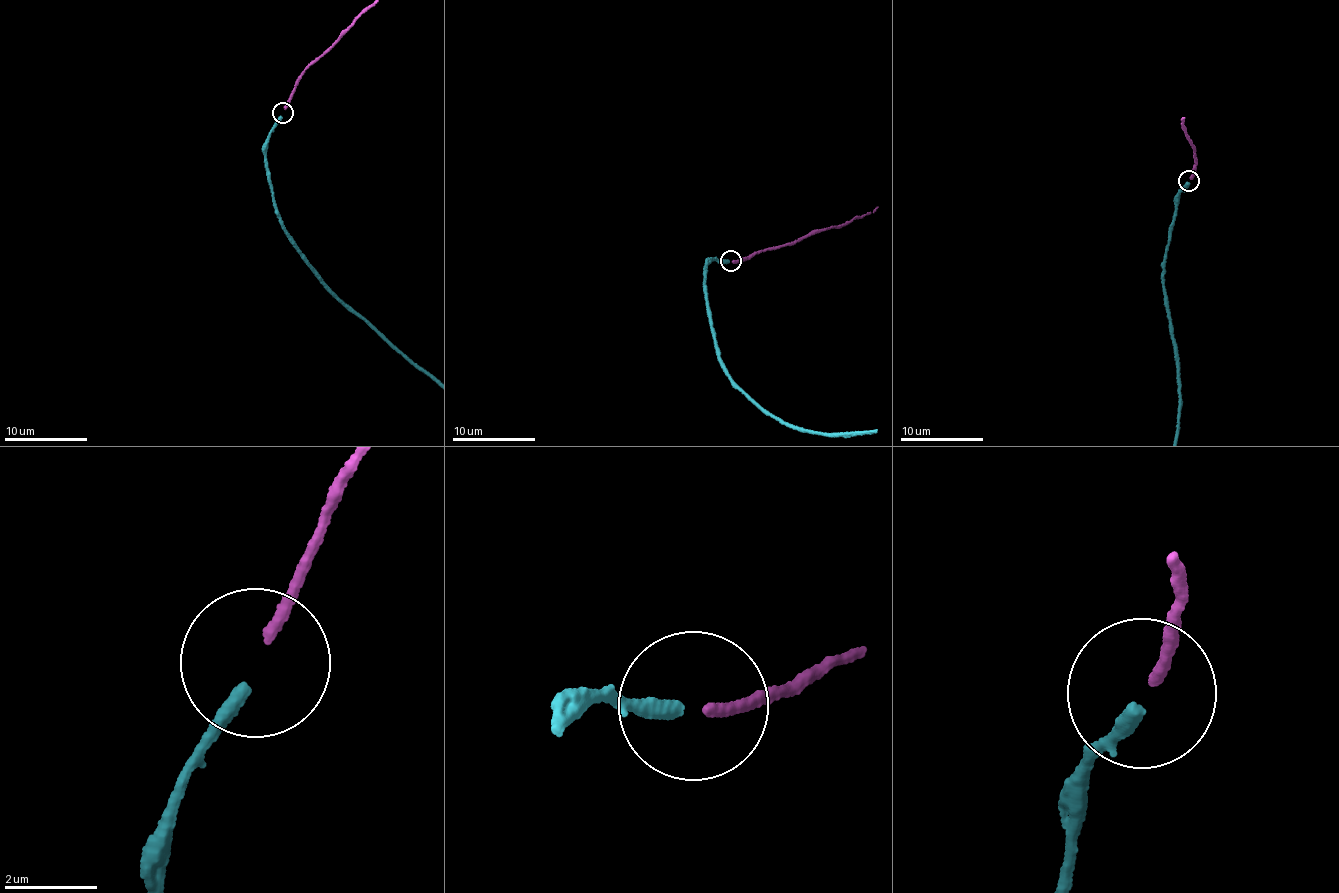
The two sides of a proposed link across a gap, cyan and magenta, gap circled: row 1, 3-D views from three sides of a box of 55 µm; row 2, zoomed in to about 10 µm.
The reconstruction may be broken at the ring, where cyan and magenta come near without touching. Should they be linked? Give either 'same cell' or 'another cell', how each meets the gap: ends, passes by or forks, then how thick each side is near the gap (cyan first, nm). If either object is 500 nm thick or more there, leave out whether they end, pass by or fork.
same cell; cyan ends there; magenta ends there; 320 nm thick on the cyan side, 240 nm on the other

